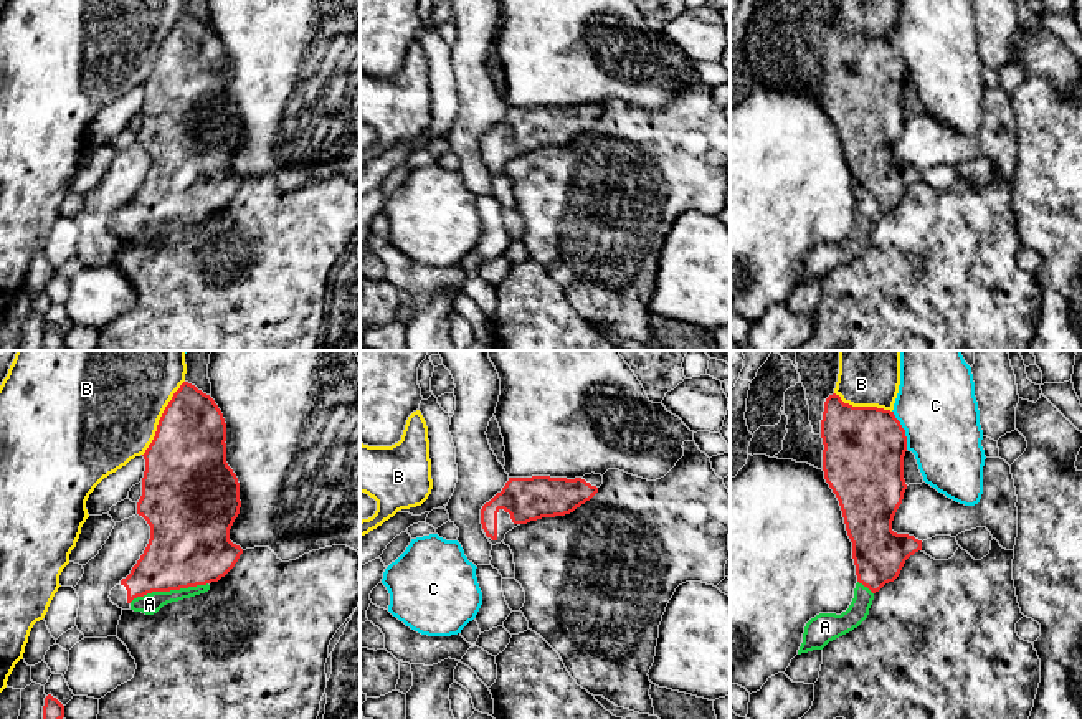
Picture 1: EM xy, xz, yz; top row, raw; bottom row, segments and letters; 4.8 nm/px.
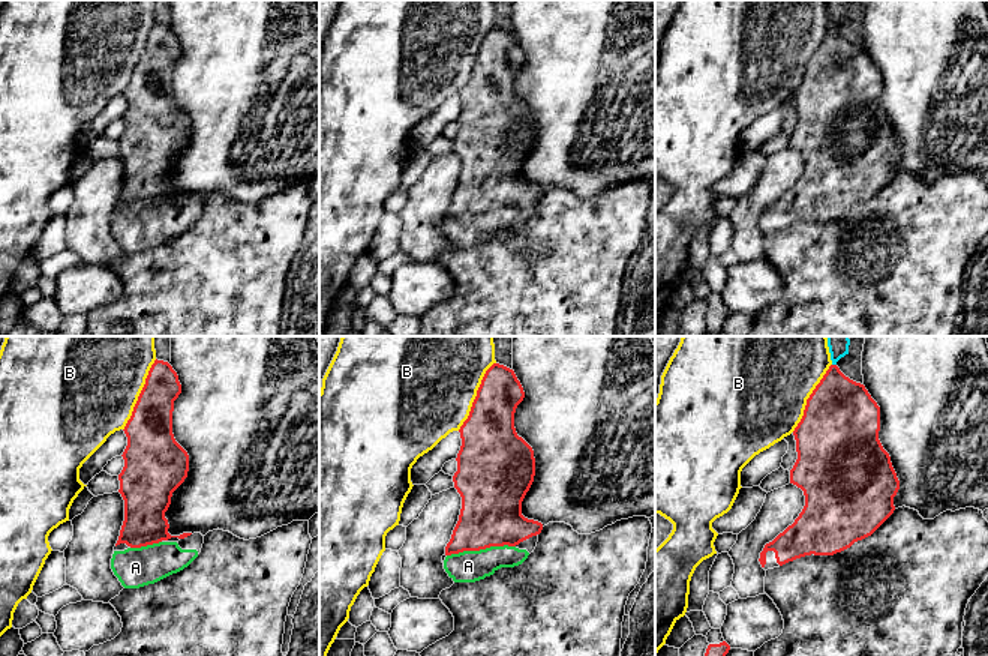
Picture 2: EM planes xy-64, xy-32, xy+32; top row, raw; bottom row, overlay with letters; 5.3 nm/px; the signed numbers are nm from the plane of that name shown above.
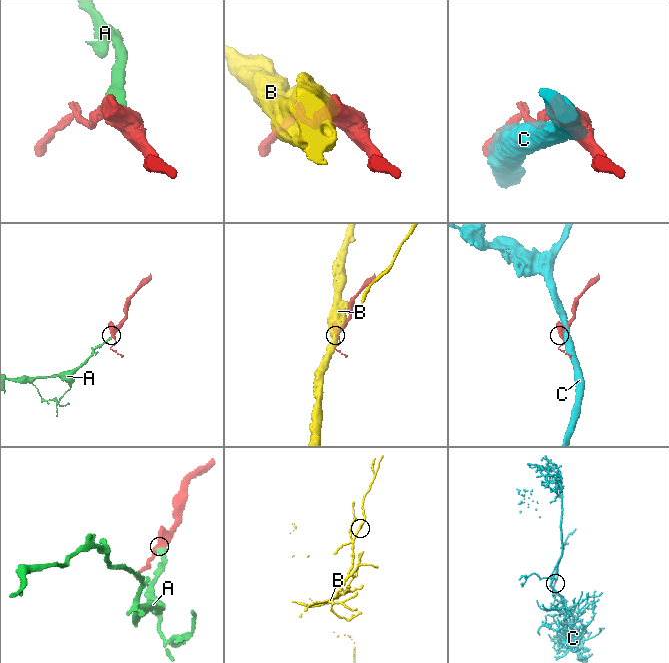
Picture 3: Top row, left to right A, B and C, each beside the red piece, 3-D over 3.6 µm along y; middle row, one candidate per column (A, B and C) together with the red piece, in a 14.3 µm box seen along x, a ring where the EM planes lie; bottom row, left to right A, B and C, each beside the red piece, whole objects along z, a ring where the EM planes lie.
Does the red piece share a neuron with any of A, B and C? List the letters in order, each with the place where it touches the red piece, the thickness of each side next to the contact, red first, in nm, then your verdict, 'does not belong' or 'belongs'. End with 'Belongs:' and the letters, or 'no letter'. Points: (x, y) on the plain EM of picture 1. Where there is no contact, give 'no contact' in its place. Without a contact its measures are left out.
A: meets red in xy at (167, 220); 400 nm thick on the red side, 100 nm on the other; belongs
B: meets red in xy at (161, 48); 400 nm thick on the red side, 460 nm on the other; does not belong
C: meets red in yz at (904, 60); 400 nm thick on the red side, 380 nm on the other; does not belong
Belongs: A

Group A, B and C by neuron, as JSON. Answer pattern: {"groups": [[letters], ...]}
{"groups": [["A"], ["B"], ["C"]]}

